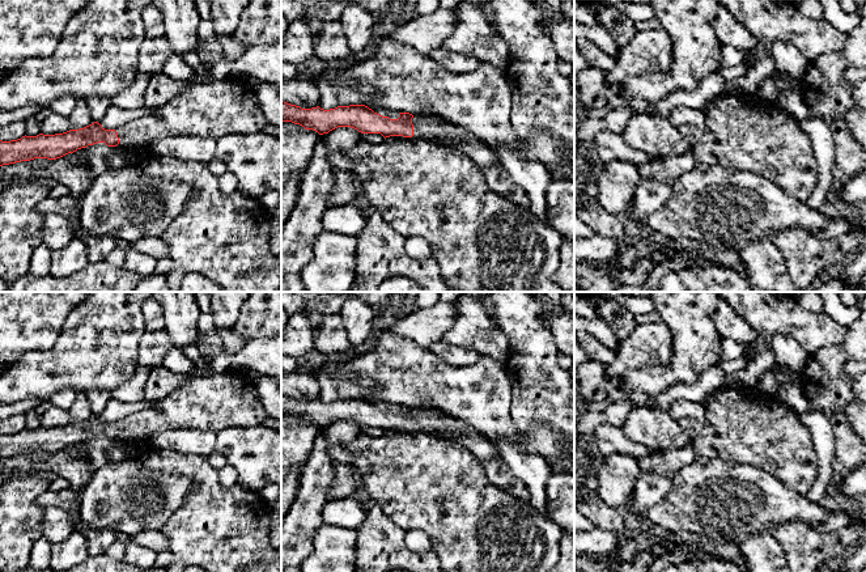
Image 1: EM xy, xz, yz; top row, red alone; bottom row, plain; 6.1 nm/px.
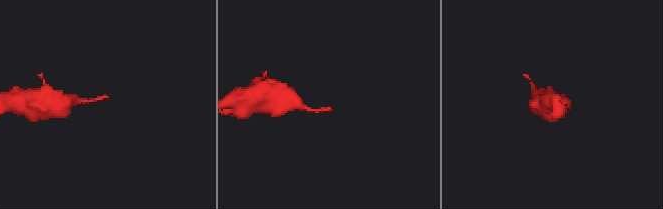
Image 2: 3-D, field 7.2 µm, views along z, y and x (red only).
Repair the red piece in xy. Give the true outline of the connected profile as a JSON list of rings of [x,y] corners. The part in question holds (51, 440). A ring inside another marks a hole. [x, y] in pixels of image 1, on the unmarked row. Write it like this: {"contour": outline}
{"contour": [[[237,370],[191,377],[182,387],[148,408],[119,423],[105,423],[98,415],[63,427],[0,433],[0,459],[34,452],[56,453],[97,436],[119,436],[145,441],[167,429],[220,432],[264,423],[267,415],[255,391],[255,382]]]}

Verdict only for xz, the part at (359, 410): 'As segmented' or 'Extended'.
As segmented

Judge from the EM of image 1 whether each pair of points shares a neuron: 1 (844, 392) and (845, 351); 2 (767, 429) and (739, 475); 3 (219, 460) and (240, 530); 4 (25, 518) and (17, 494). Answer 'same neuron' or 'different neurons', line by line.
1: same neuron
2: different neurons
3: different neurons
4: same neuron

